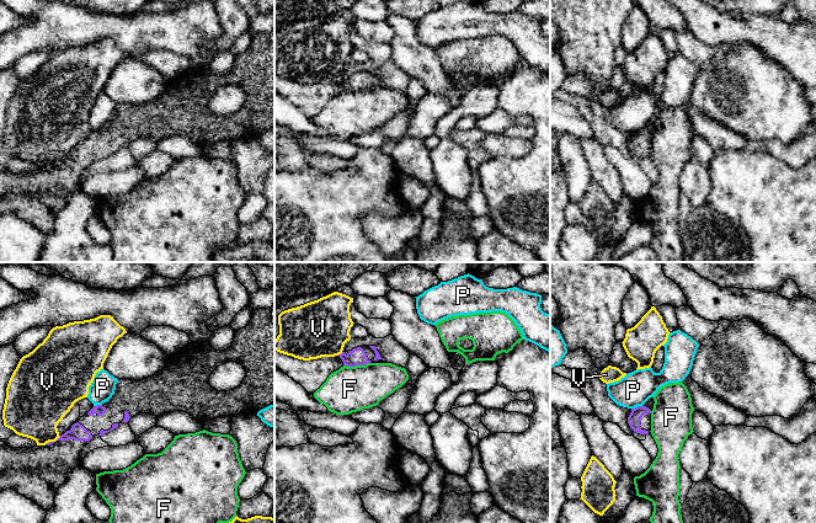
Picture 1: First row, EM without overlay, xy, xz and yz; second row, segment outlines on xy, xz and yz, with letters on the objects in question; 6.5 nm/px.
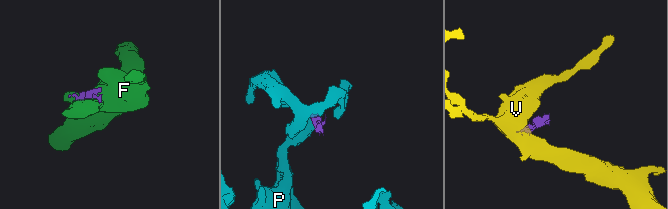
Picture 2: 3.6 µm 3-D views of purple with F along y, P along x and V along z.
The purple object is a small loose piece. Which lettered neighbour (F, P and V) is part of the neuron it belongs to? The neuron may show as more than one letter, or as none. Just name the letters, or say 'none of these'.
none of these

